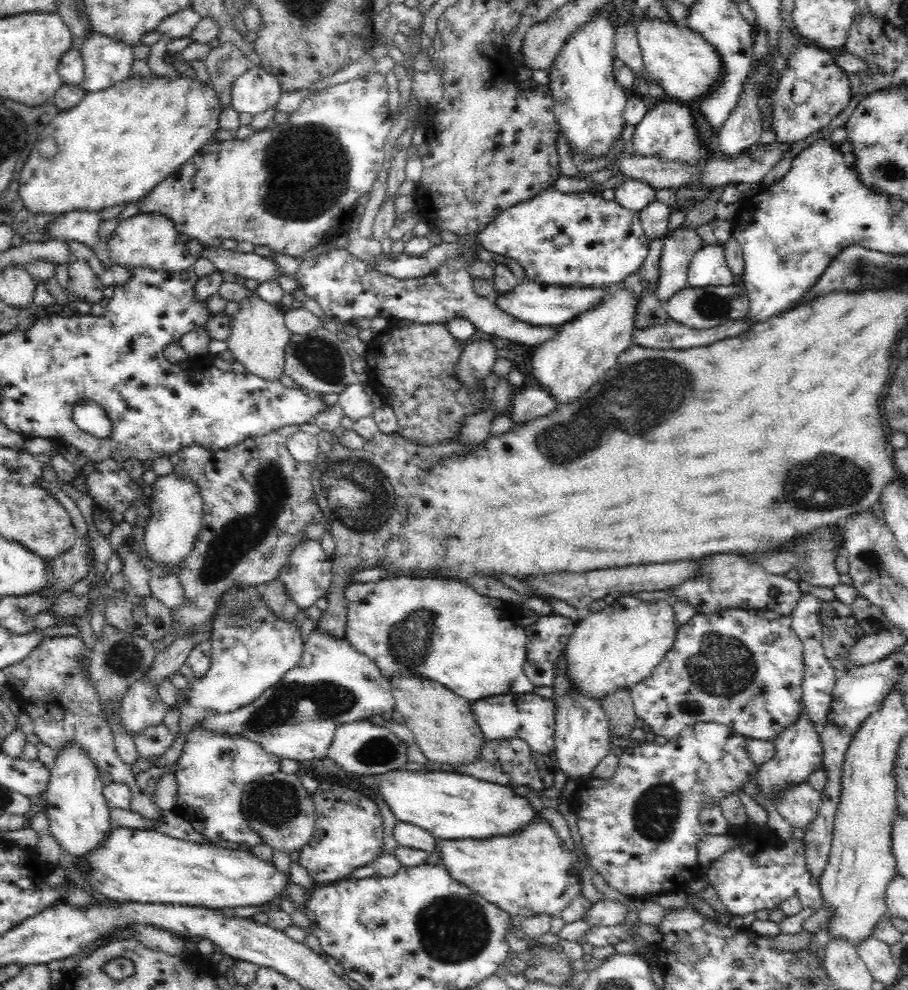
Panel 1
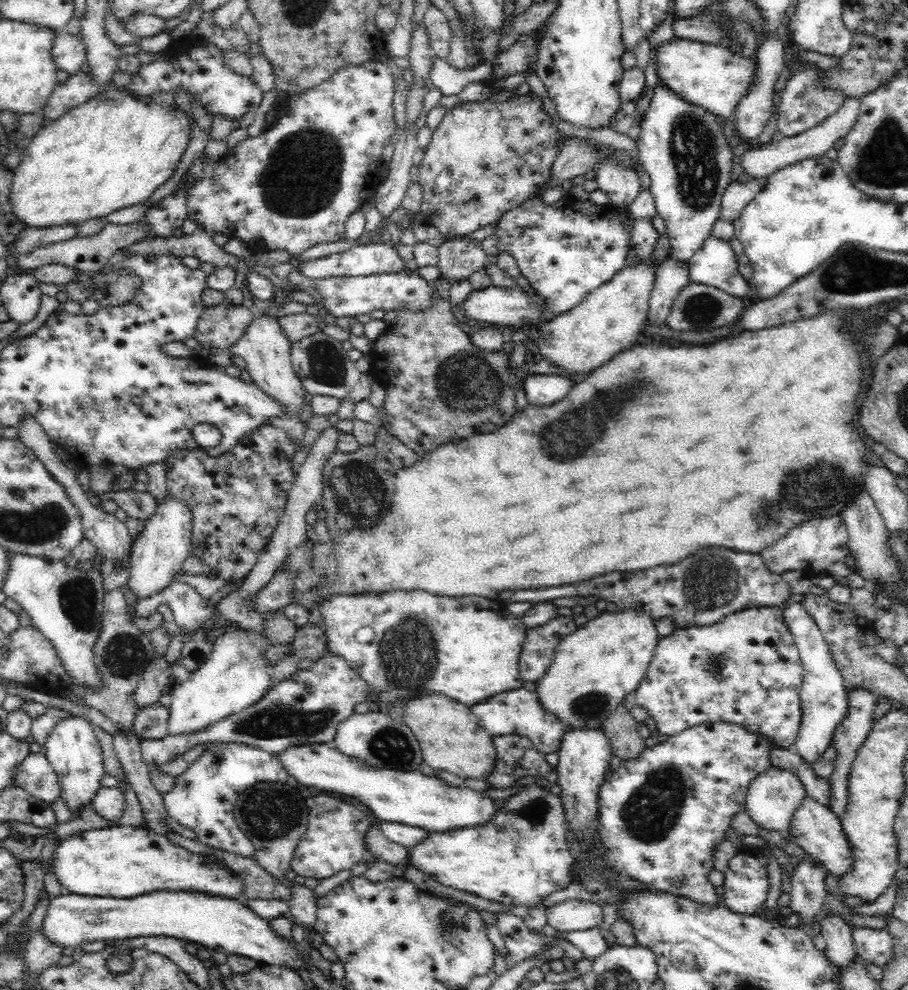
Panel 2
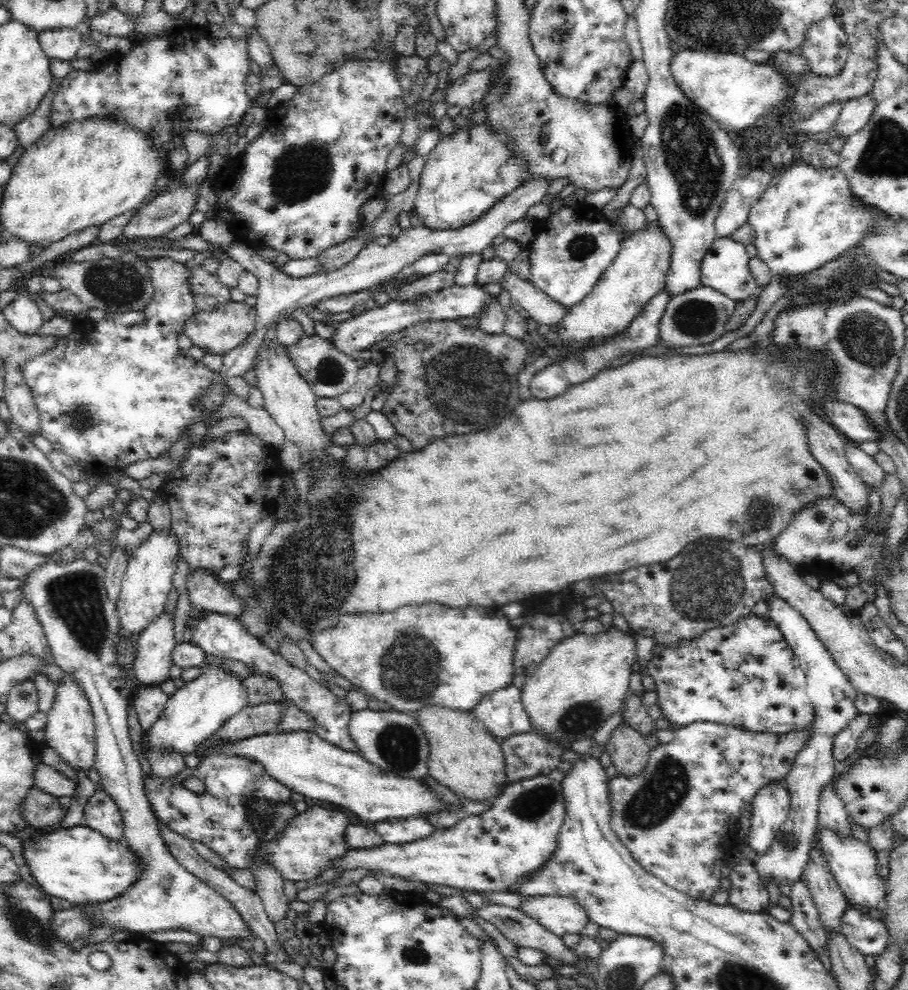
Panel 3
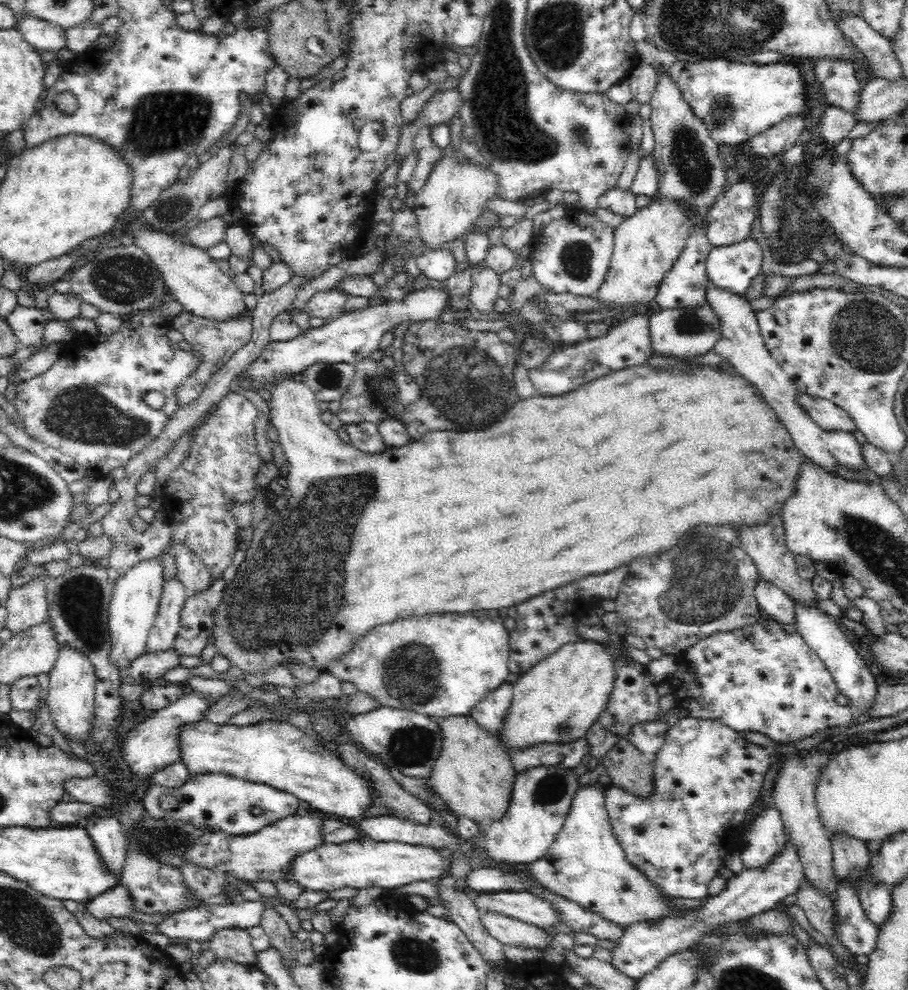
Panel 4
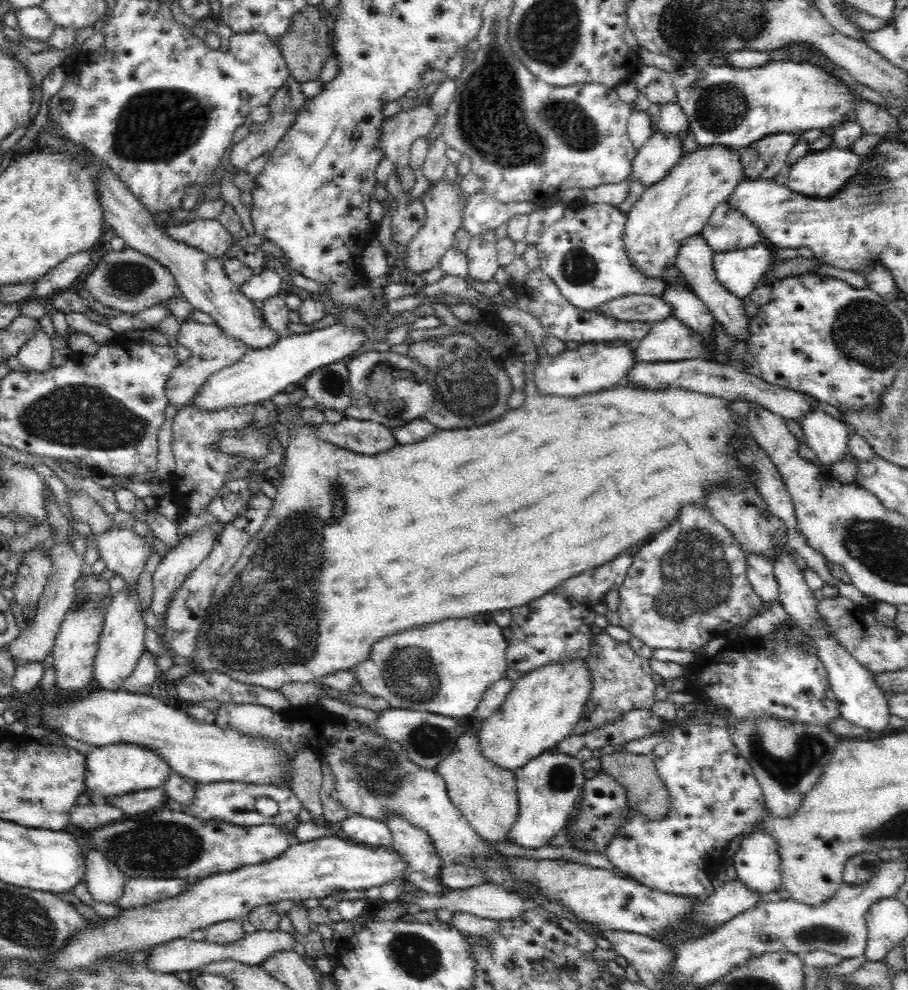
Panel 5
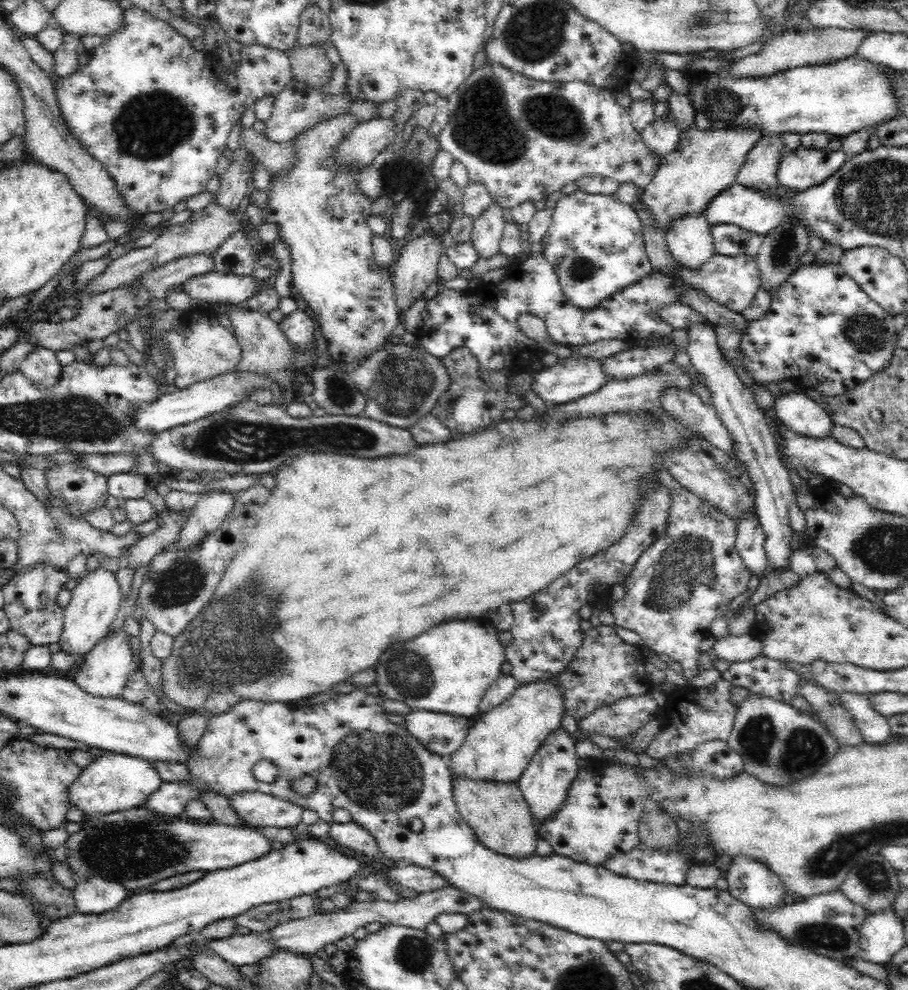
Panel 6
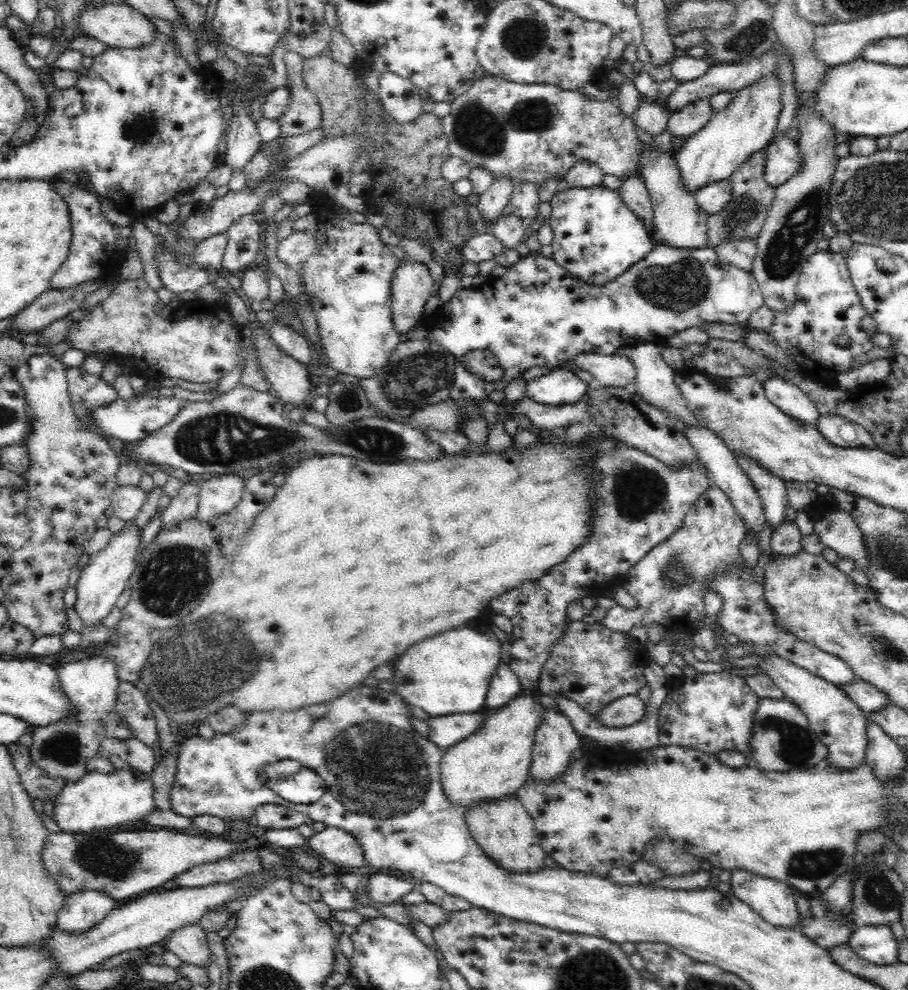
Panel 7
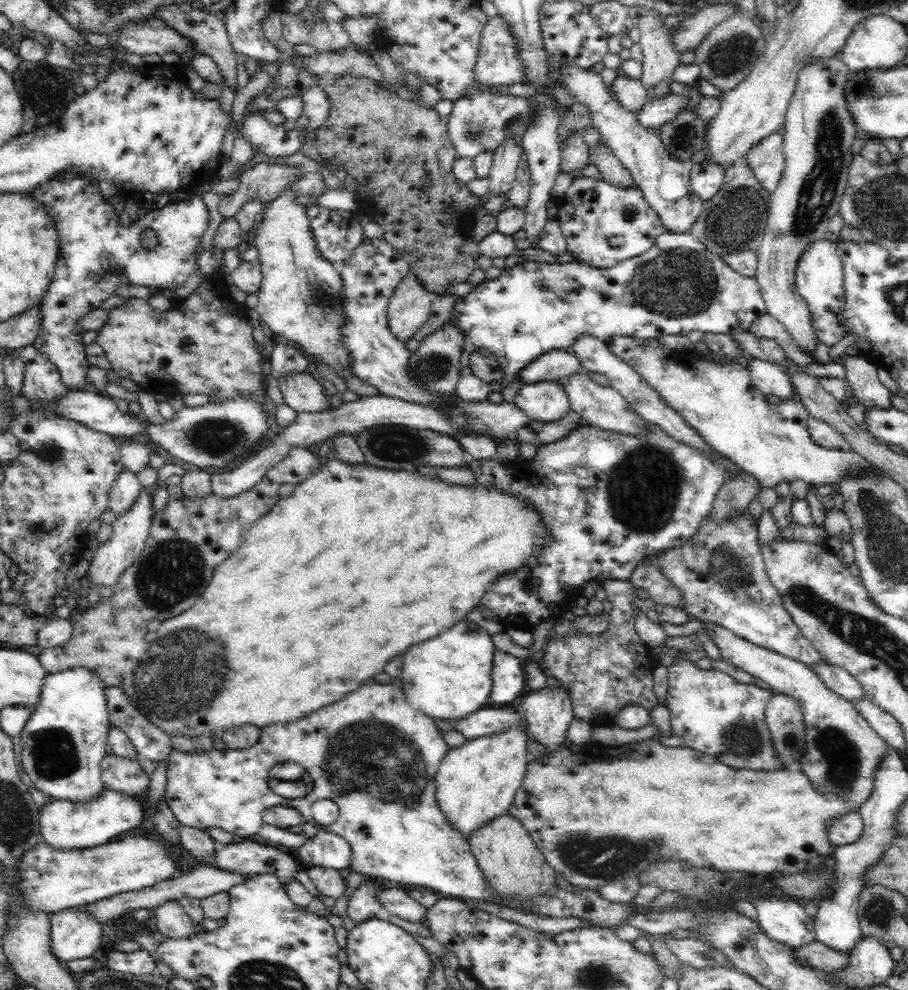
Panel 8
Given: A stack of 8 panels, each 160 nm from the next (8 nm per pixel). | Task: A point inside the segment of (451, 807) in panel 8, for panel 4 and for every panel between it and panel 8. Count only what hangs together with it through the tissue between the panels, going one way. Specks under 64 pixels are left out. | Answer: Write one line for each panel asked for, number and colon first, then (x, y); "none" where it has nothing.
4: (556, 701)
5: (543, 707)
6: (498, 747)
7: (494, 762)

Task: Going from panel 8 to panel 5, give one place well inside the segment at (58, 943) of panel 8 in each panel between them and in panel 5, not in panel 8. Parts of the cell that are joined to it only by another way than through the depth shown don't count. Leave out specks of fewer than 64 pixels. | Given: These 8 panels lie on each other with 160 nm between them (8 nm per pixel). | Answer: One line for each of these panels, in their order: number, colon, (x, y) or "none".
5: (105, 883)
6: (95, 896)
7: (80, 912)

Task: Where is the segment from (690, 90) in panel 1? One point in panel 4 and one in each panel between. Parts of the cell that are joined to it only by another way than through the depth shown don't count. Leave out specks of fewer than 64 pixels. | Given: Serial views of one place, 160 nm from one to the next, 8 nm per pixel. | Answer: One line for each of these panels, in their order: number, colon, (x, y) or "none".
2: (710, 76)
3: (736, 92)
4: (735, 100)

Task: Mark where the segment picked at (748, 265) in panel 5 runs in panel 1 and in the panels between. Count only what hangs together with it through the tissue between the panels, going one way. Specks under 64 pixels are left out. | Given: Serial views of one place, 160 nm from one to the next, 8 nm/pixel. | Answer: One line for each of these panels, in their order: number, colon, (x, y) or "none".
1: (708, 267)
2: (715, 264)
3: (725, 268)
4: (732, 267)

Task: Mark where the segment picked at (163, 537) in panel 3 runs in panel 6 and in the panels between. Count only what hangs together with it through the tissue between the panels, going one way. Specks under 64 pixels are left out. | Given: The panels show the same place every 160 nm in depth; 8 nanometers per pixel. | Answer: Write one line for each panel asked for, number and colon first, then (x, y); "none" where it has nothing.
4: (134, 601)
5: (121, 643)
6: (104, 671)

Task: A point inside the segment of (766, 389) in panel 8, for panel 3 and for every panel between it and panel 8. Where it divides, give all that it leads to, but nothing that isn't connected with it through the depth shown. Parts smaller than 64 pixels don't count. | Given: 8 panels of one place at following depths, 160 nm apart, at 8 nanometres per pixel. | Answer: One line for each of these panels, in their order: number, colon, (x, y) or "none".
3: (867, 469)
4: (843, 446)
5: (828, 437)
6: (800, 414)
7: (785, 395)

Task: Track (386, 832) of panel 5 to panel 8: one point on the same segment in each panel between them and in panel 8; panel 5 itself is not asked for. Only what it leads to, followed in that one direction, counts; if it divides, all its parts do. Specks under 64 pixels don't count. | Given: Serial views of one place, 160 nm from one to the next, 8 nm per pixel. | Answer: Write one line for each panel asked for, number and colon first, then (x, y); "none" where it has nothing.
6: (349, 835)
7: (334, 845)
8: (327, 850)

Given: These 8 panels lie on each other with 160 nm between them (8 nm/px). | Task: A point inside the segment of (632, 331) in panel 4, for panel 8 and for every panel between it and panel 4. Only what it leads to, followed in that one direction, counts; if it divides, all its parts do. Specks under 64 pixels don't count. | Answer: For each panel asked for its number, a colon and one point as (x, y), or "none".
5: (591, 368)
6: (568, 380)
7: (560, 387)
8: (545, 402)

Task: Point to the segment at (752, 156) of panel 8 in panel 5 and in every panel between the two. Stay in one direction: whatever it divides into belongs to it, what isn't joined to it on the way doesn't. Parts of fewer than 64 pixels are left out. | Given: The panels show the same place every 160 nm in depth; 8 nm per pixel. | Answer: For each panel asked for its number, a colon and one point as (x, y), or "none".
5: (819, 174)
6: (800, 168)
7: (782, 158)

